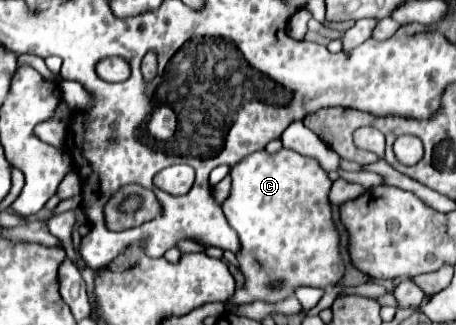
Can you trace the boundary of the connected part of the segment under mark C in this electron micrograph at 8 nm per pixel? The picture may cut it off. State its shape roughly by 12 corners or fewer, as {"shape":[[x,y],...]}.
{"shape":[[289,148],[231,168],[223,210],[245,288],[279,302],[343,278],[319,162]]}

